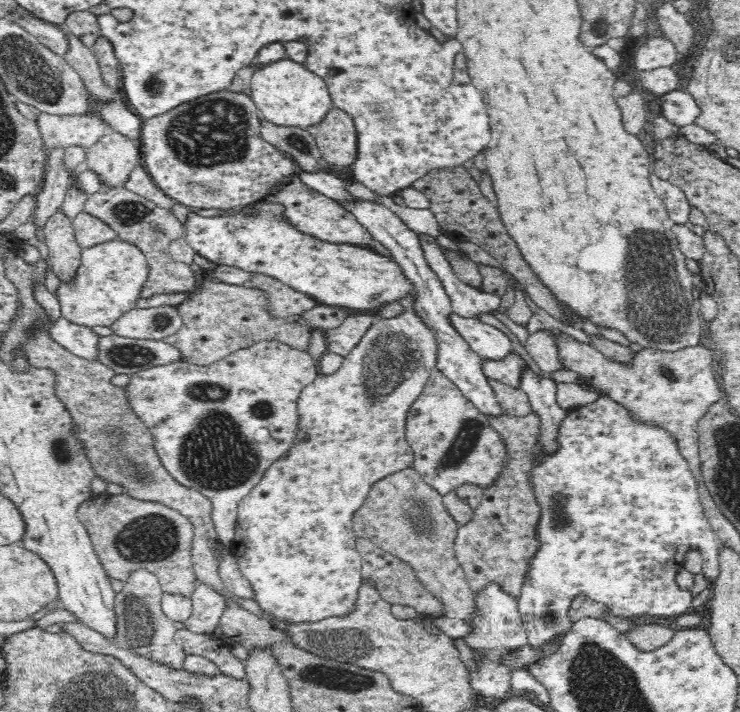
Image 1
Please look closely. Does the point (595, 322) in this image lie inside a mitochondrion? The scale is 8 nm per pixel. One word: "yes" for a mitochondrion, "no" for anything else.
no

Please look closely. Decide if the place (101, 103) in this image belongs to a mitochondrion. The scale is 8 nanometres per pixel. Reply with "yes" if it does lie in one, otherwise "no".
no

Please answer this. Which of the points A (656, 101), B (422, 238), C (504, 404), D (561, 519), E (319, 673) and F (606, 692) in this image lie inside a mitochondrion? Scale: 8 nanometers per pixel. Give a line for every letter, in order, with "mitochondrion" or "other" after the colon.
A: other
B: other
C: other
D: mitochondrion
E: mitochondrion
F: mitochondrion

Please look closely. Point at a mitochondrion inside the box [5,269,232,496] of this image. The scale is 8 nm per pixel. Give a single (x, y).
(119, 457)

